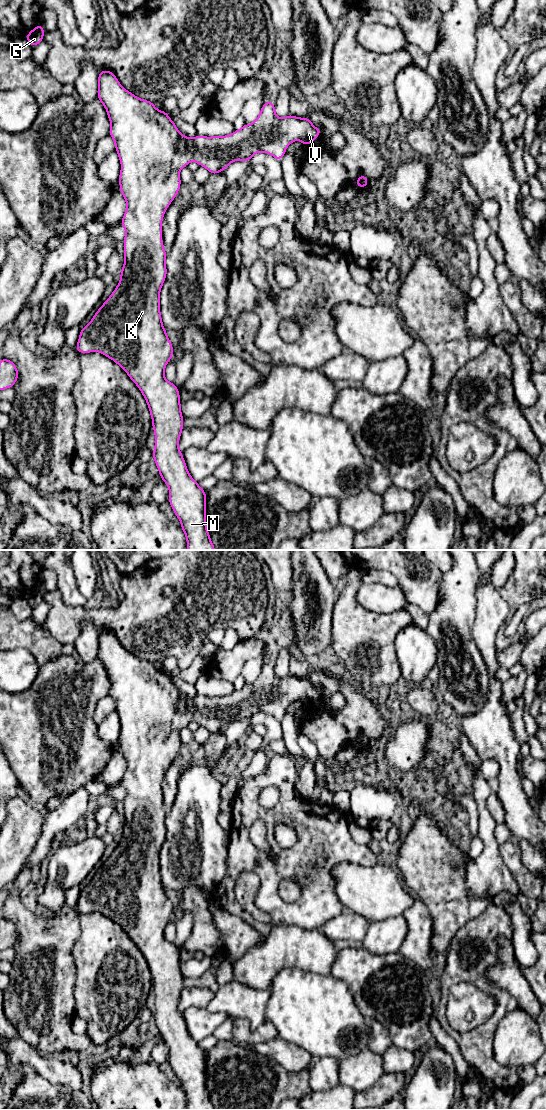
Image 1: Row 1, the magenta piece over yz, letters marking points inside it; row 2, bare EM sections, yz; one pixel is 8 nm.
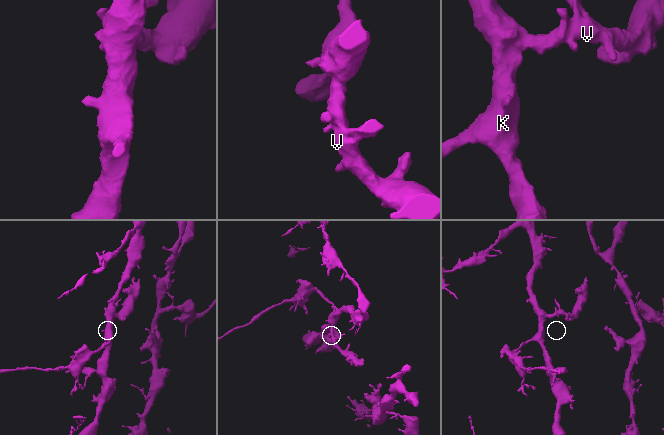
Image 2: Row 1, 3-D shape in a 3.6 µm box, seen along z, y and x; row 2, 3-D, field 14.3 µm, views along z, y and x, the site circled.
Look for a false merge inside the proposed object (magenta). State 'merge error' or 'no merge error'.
no merge error

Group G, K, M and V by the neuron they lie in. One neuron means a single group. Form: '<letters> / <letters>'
G K M V

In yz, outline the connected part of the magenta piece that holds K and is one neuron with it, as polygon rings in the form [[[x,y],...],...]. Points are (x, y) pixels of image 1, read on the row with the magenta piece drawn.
[[[102,70],[98,73],[98,98],[107,111],[110,120],[109,135],[113,138],[115,150],[121,162],[121,172],[118,182],[120,192],[123,194],[127,208],[121,219],[121,225],[126,231],[124,242],[124,265],[120,271],[120,281],[93,316],[89,324],[81,329],[75,350],[79,353],[100,352],[117,363],[137,385],[150,410],[152,428],[155,434],[155,448],[152,457],[159,470],[162,479],[169,488],[168,501],[173,512],[181,521],[187,540],[187,550],[216,550],[206,526],[206,491],[199,487],[189,474],[182,452],[178,448],[179,438],[183,428],[184,418],[181,414],[180,394],[177,386],[165,379],[164,370],[166,364],[173,357],[173,346],[163,327],[160,313],[160,291],[167,276],[166,251],[162,242],[162,220],[166,209],[177,196],[181,179],[180,170],[192,160],[199,166],[206,168],[213,176],[225,171],[227,166],[236,161],[250,162],[257,152],[265,152],[272,155],[278,161],[284,157],[285,151],[291,142],[300,140],[304,146],[312,143],[322,132],[321,128],[315,128],[310,117],[299,118],[288,114],[280,119],[275,114],[275,103],[264,102],[257,119],[252,124],[244,124],[241,129],[235,130],[227,136],[205,137],[196,135],[193,139],[181,134],[175,122],[168,113],[156,109],[153,102],[143,100],[130,93],[121,86],[117,77],[110,70]]]

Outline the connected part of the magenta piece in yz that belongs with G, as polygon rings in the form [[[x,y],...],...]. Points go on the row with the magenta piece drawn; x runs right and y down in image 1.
[[[38,23],[36,27],[25,36],[25,38],[29,45],[34,48],[36,45],[43,41],[45,32],[46,31],[44,30],[43,26]]]

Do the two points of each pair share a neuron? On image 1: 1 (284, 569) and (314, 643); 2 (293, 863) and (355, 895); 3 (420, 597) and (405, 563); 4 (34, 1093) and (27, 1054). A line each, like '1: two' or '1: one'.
1: two
2: two
3: one
4: two

